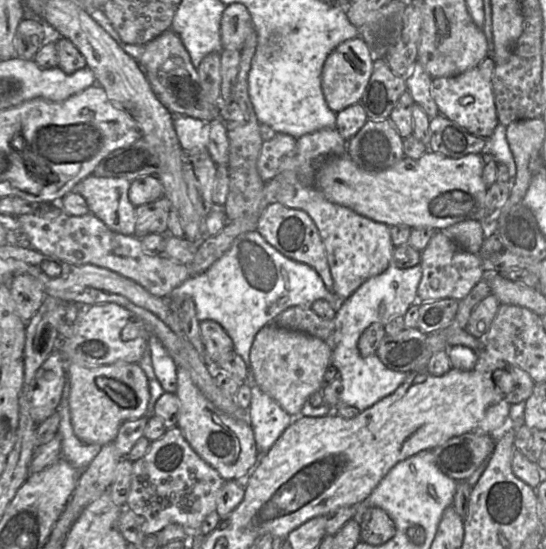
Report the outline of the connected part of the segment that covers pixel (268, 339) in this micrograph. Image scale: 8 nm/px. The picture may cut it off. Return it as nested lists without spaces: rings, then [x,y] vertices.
[[[269,323],[254,338],[250,350],[250,376],[289,415],[297,417],[310,396],[322,391],[325,372],[331,365],[331,353],[330,346],[320,338]]]

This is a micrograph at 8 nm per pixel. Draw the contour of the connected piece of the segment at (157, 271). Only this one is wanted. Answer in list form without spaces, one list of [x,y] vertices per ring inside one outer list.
[[[59,203],[42,207],[44,210],[23,214],[16,218],[22,243],[63,261],[75,264],[92,264],[129,278],[154,296],[169,298],[171,292],[192,277],[190,267],[166,255],[148,253],[140,238],[111,230],[91,212],[82,216],[67,214]]]

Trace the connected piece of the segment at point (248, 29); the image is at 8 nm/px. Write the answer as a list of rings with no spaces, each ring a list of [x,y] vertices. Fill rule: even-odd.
[[[234,2],[225,6],[220,22],[223,49],[240,51],[253,30],[250,13],[243,4]]]

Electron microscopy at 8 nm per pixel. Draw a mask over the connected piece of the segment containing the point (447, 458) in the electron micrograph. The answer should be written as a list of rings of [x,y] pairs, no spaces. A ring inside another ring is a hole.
[[[468,432],[453,437],[432,450],[436,464],[457,482],[467,481],[493,453],[496,441],[485,433]]]

